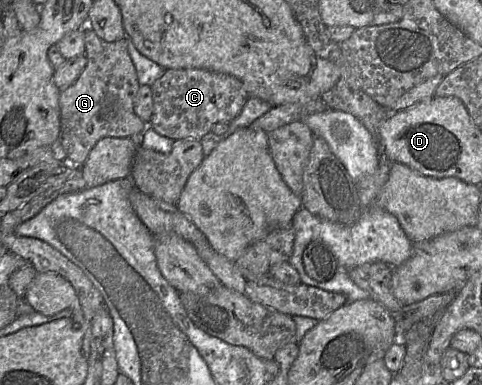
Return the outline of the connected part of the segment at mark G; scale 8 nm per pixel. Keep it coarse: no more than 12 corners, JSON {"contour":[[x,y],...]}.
{"contour":[[84,31],[87,64],[60,91],[60,142],[81,166],[147,125],[127,39]]}

